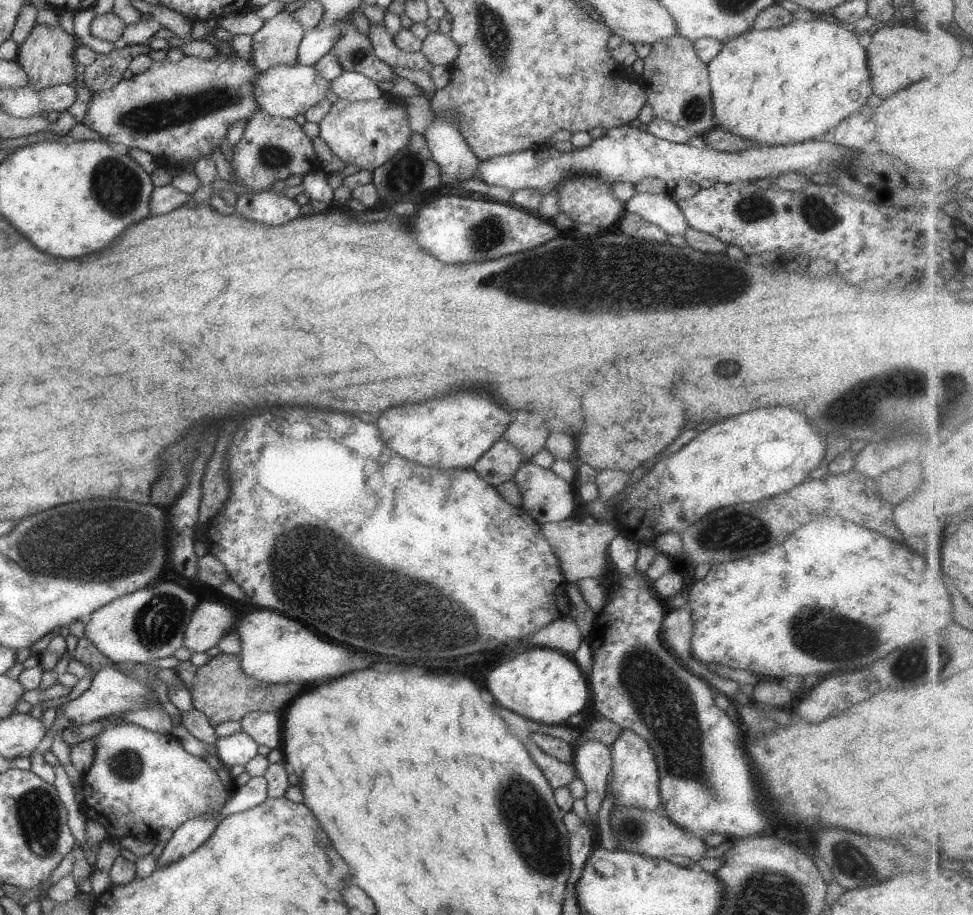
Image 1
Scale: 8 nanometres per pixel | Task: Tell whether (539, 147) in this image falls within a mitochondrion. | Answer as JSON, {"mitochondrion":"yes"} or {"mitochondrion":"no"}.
{"mitochondrion":"no"}

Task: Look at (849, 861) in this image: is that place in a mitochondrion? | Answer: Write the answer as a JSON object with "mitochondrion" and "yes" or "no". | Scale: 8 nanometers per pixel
{"mitochondrion":"yes"}

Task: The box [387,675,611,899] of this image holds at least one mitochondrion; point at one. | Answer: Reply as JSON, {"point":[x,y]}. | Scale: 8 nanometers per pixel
{"point":[542,844]}

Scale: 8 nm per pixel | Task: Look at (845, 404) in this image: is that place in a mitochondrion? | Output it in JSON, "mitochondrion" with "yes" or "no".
{"mitochondrion":"no"}

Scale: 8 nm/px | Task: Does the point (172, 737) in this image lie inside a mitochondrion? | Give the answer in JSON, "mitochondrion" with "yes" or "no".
{"mitochondrion":"no"}

